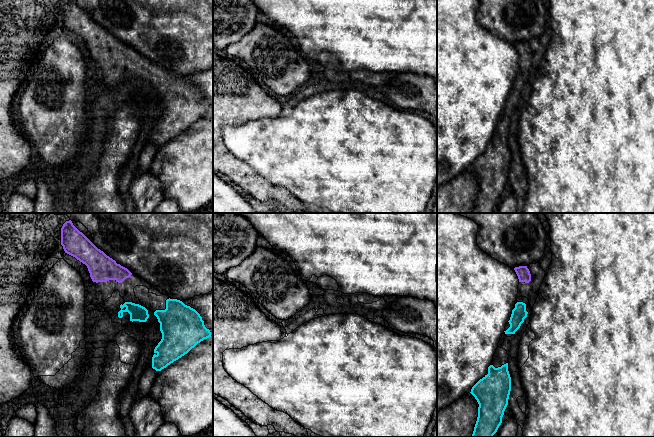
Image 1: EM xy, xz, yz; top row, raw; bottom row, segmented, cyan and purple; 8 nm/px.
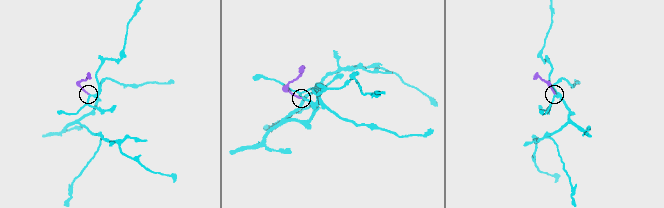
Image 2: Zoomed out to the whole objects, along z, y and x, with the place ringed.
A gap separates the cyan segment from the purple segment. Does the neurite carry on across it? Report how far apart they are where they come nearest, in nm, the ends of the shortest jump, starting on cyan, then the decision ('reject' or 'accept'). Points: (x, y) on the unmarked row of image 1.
160 nm apart; from cyan across yz (522, 78), (525, 58); accept

